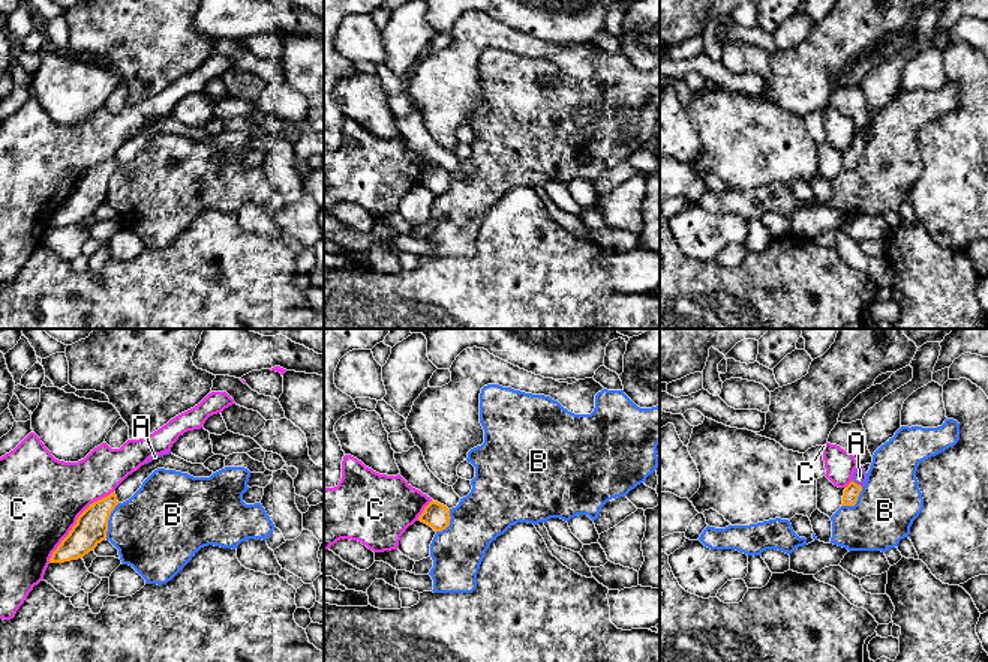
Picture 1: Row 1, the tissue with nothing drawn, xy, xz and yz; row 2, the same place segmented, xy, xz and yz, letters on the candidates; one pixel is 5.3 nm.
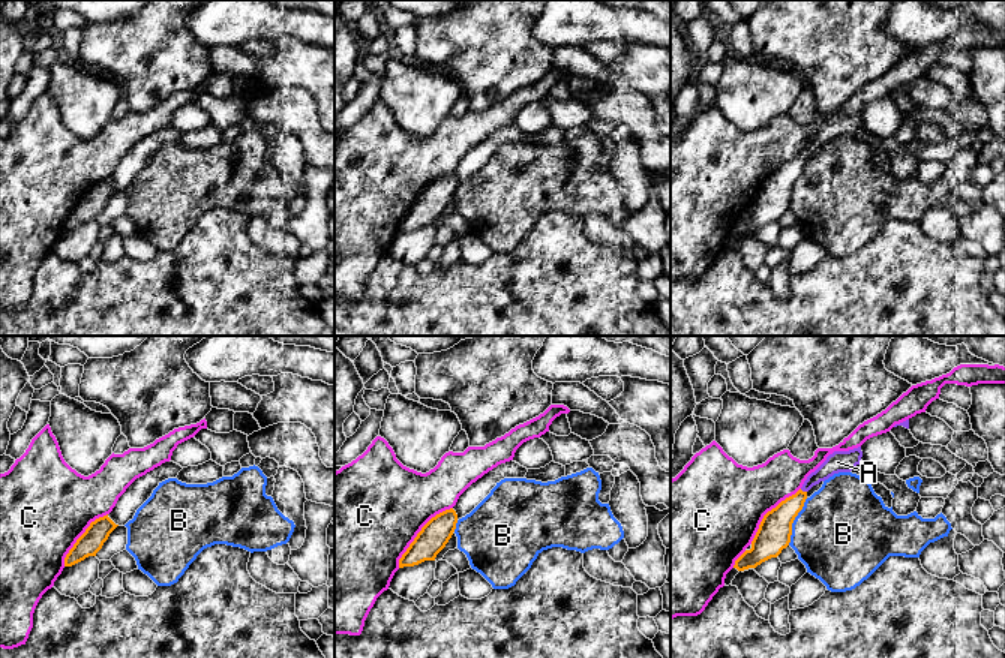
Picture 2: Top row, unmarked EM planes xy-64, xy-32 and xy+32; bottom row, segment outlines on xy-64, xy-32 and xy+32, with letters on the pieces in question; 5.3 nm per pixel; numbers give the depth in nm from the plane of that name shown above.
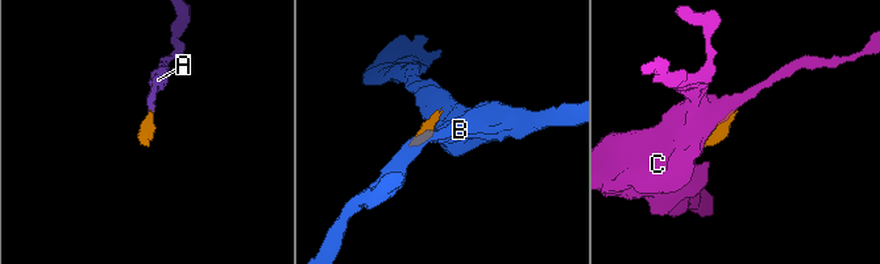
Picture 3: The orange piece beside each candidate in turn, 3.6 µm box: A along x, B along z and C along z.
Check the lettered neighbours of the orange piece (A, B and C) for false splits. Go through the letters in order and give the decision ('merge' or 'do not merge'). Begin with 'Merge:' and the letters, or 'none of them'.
Merge: A
A: merge
B: do not merge
C: do not merge

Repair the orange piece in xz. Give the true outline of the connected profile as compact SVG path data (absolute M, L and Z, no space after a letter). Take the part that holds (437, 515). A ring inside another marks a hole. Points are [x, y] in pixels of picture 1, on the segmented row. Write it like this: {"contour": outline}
{"contour": "M430 501L423 513L418 516L418 521L430 525L435 531L442 531L450 525L450 509L438 501Z"}

